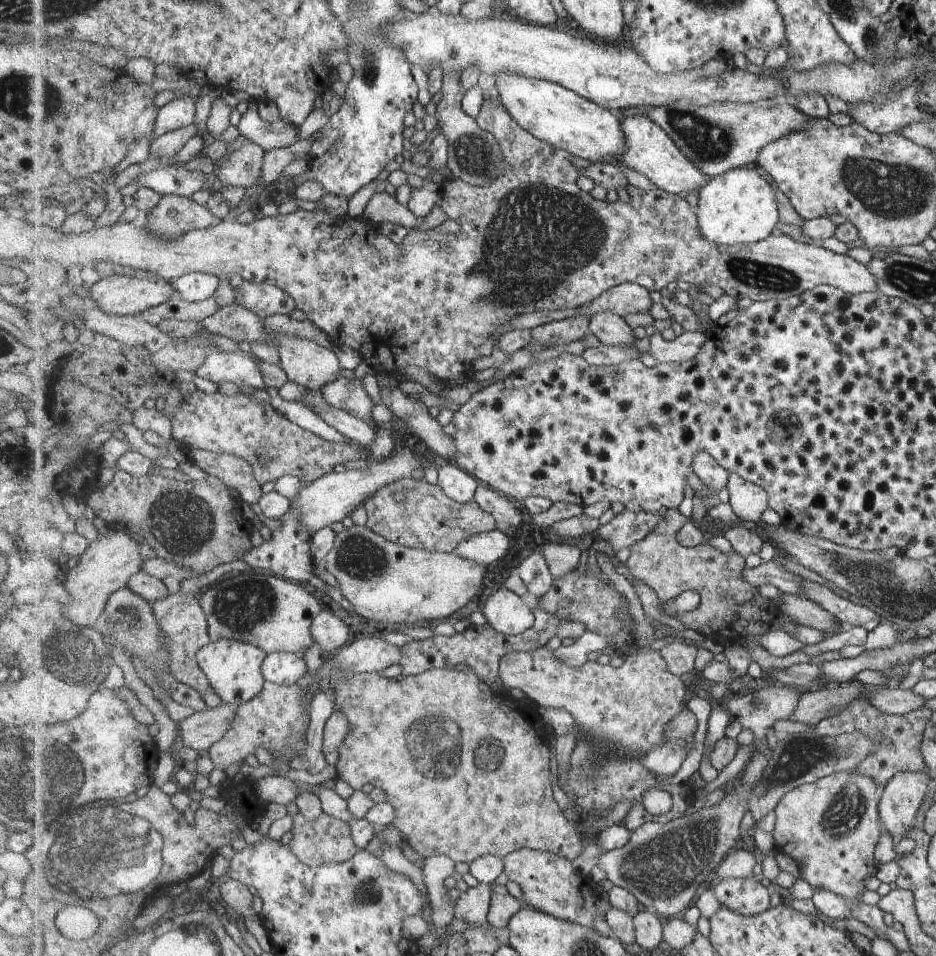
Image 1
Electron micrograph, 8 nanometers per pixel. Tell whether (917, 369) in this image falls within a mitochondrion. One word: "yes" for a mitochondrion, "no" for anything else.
no

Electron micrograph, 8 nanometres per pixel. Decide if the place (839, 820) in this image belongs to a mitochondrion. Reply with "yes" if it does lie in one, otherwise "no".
yes

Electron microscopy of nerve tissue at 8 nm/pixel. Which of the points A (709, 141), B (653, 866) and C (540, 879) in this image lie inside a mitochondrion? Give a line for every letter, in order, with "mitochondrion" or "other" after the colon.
A: mitochondrion
B: mitochondrion
C: other

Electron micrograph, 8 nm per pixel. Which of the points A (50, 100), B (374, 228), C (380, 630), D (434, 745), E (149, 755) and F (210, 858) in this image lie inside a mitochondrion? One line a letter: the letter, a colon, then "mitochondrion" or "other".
A: mitochondrion
B: other
C: other
D: mitochondrion
E: other
F: other

